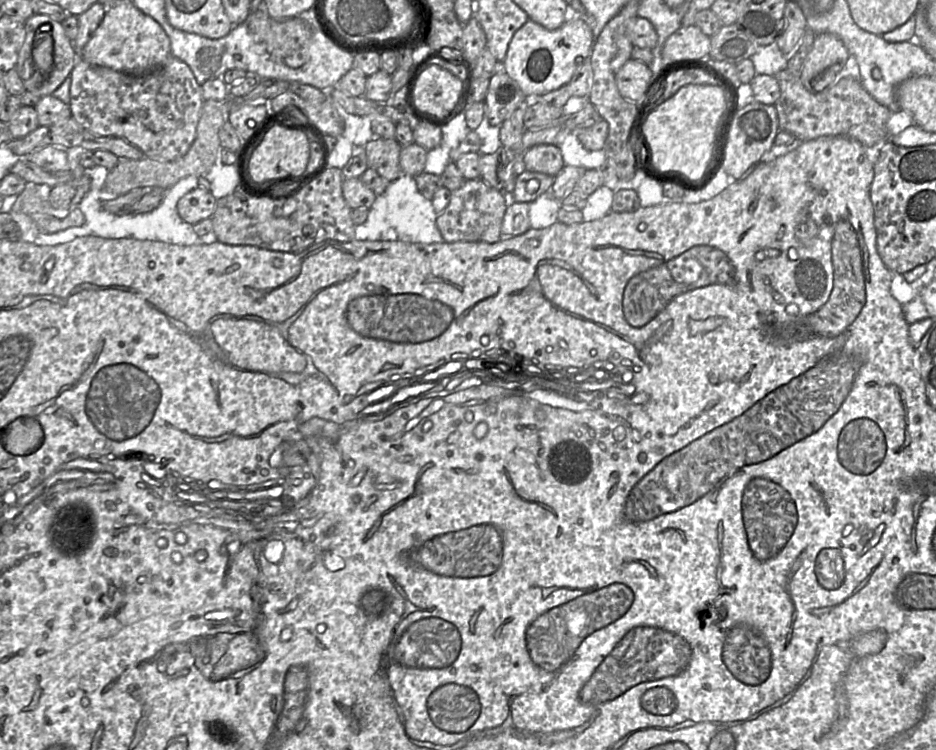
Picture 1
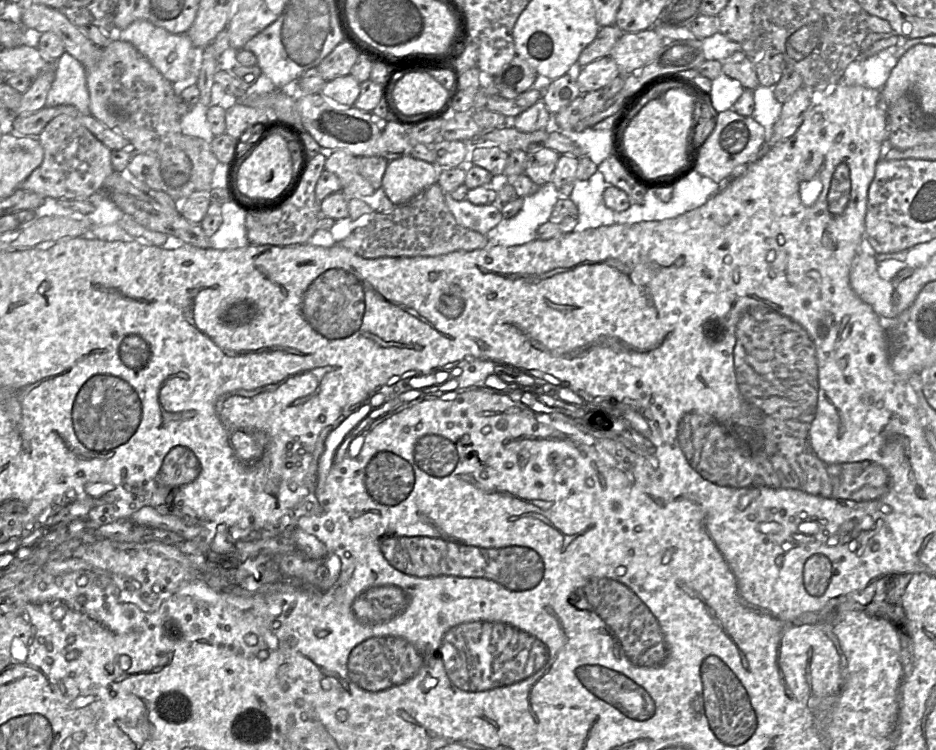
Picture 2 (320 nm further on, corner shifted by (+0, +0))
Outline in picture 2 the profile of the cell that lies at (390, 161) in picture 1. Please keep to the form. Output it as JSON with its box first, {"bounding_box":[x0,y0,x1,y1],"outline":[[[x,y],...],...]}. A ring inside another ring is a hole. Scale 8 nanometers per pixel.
{"bounding_box":[325,150,375,198],"outline":[[[344,150],[327,152],[325,170],[334,173],[340,180],[342,190],[347,195],[359,198],[370,196],[375,189],[358,171],[359,157]]]}

